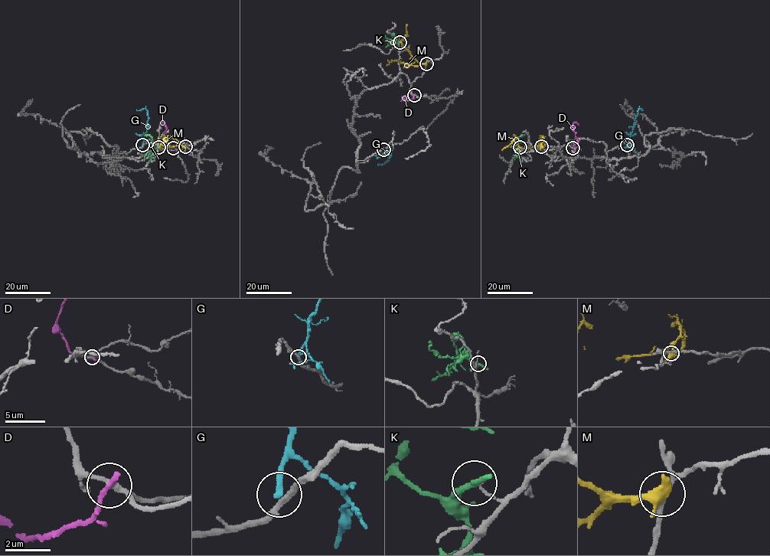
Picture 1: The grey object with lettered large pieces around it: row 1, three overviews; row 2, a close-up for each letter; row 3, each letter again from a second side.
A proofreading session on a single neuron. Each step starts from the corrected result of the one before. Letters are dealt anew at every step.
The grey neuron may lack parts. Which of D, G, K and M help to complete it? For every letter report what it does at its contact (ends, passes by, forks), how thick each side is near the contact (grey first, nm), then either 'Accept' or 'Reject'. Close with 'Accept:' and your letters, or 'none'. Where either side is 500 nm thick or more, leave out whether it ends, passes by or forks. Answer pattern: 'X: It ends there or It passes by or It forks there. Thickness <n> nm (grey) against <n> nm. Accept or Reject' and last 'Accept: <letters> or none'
D: It ends there. Thickness 200 nm (grey) against 280 nm. Reject
G: It ends there. Thickness 240 nm (grey) against 240 nm. Reject
K: It passes by. Thickness 120 nm (grey) against 200 nm. Reject
M: Thickness 200 nm (grey) against 600 nm. Reject
Accept: none

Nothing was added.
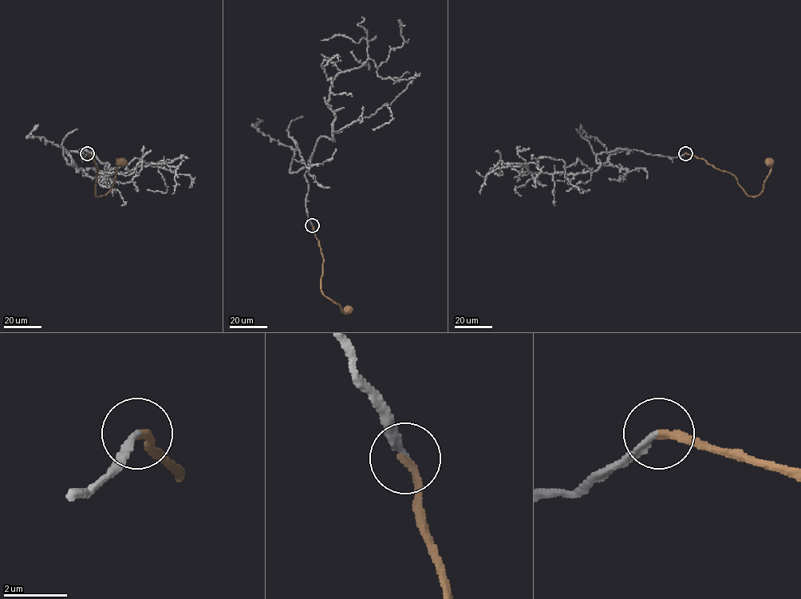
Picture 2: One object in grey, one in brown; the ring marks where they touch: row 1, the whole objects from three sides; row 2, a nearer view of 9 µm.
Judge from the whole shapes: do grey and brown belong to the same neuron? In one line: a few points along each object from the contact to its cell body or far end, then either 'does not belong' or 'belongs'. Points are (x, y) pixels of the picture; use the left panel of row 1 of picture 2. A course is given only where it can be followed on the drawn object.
course grey (87, 153), (80, 157), (79, 150), (108, 164), (110, 173), (104, 174), (152, 163), (177, 167), (172, 194); course brown (87, 153), (93, 158), (97, 168), (96, 196), (104, 196), (109, 191), (117, 166), (122, 162); belongs

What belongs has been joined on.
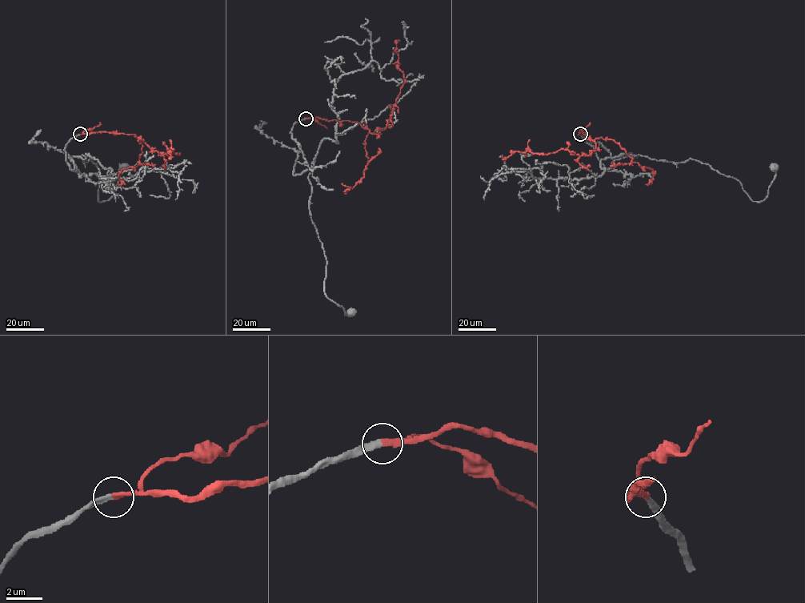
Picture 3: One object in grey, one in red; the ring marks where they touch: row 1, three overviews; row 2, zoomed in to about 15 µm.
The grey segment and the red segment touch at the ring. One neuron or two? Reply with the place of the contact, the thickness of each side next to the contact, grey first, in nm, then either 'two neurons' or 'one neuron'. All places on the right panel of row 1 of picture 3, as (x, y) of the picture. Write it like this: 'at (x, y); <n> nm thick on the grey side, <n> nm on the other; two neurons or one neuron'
at (580, 134); 280 nm thick on the grey side, 280 nm on the other; one neuron

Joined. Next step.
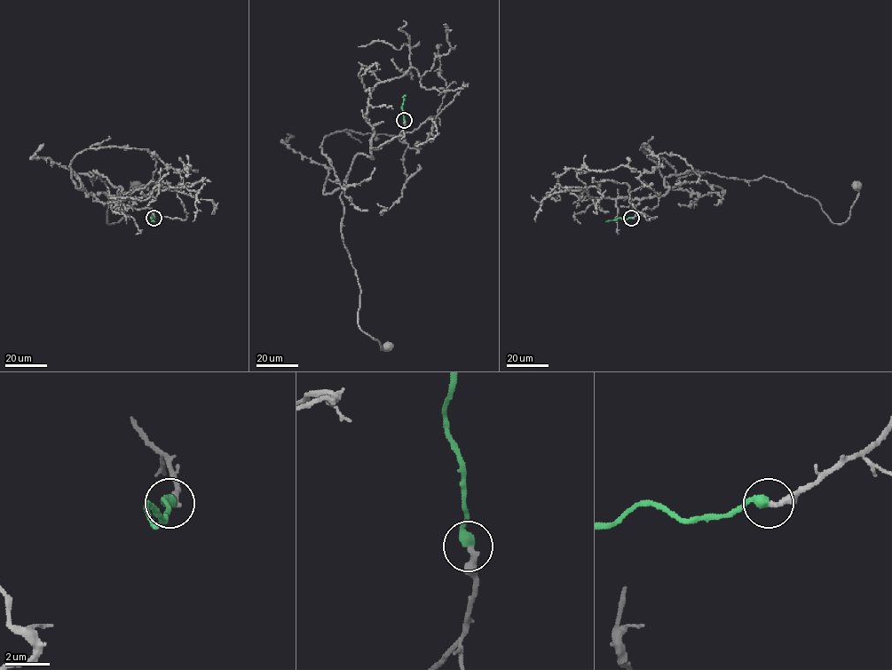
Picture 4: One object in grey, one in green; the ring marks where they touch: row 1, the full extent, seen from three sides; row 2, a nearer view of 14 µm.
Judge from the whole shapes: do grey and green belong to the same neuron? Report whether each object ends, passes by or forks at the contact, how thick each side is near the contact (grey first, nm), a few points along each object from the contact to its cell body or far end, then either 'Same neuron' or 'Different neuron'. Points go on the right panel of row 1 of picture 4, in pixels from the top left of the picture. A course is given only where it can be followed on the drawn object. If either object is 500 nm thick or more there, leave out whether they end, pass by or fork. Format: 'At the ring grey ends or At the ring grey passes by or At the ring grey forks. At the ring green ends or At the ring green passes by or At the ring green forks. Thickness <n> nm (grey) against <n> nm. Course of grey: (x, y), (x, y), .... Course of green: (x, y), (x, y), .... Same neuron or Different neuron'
At the ring grey ends. At the ring green ends. Thickness 280 nm (grey) against 440 nm. Course of grey: (631, 218), (658, 204), (669, 188), (665, 177), (688, 171), (783, 181), (837, 224), (849, 218), (857, 186). Course of green: (631, 218), (606, 221). Same neuron

